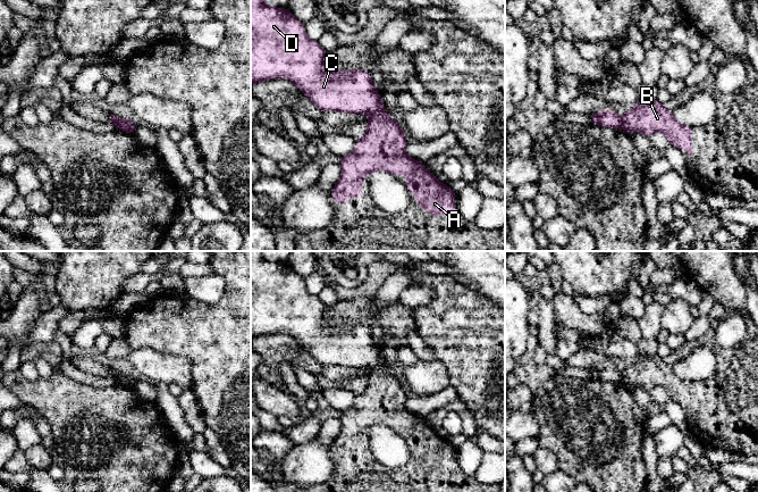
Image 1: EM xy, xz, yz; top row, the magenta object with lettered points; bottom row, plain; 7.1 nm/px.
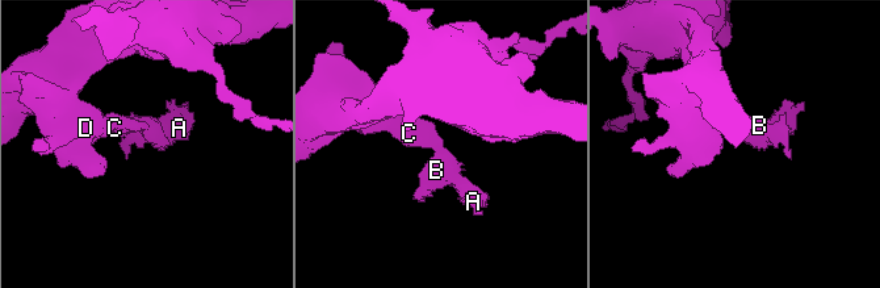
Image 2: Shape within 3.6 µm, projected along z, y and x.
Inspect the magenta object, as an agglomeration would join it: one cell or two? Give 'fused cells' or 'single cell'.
fused cells

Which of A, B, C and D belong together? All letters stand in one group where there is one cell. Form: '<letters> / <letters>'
A B / C D

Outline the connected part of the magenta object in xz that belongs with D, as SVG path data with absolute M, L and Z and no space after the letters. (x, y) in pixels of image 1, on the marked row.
M251 0L251 84L277 77L290 80L322 111L345 111L348 114L374 114L384 109L384 101L376 91L370 73L361 69L327 70L323 65L326 51L318 41L306 36L304 24L288 9L268 7L264 0Z

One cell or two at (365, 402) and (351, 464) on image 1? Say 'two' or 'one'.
one

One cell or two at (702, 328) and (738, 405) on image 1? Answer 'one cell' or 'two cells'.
two cells

